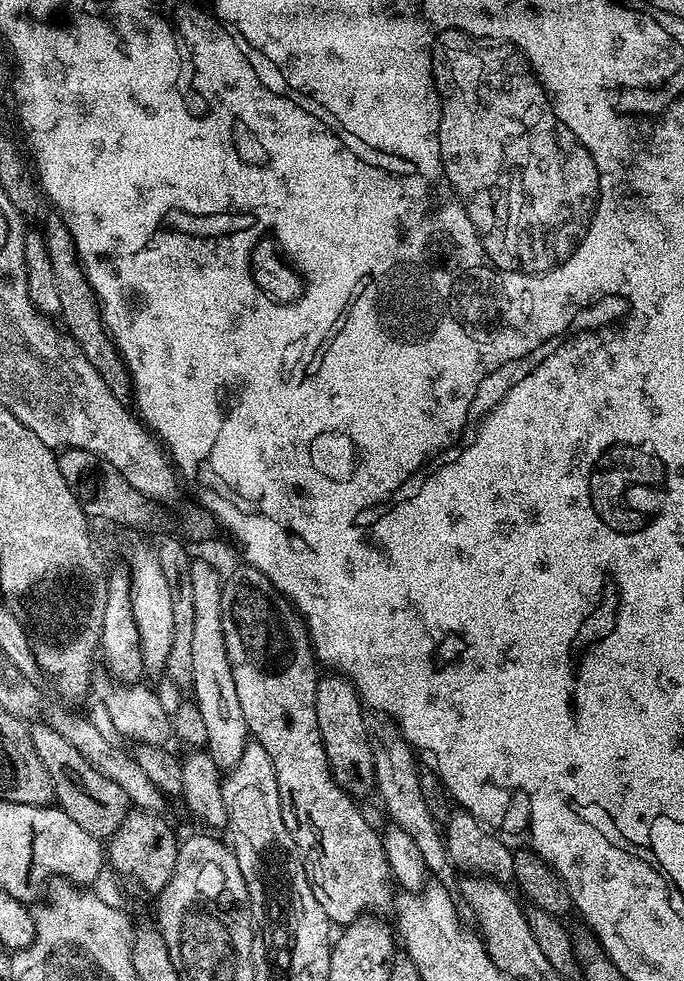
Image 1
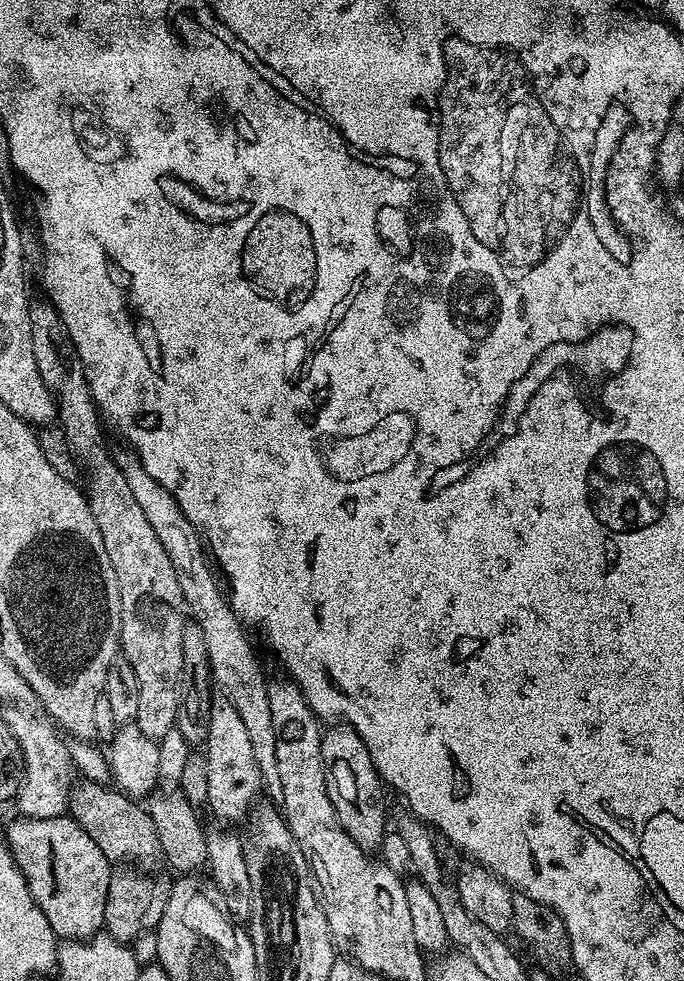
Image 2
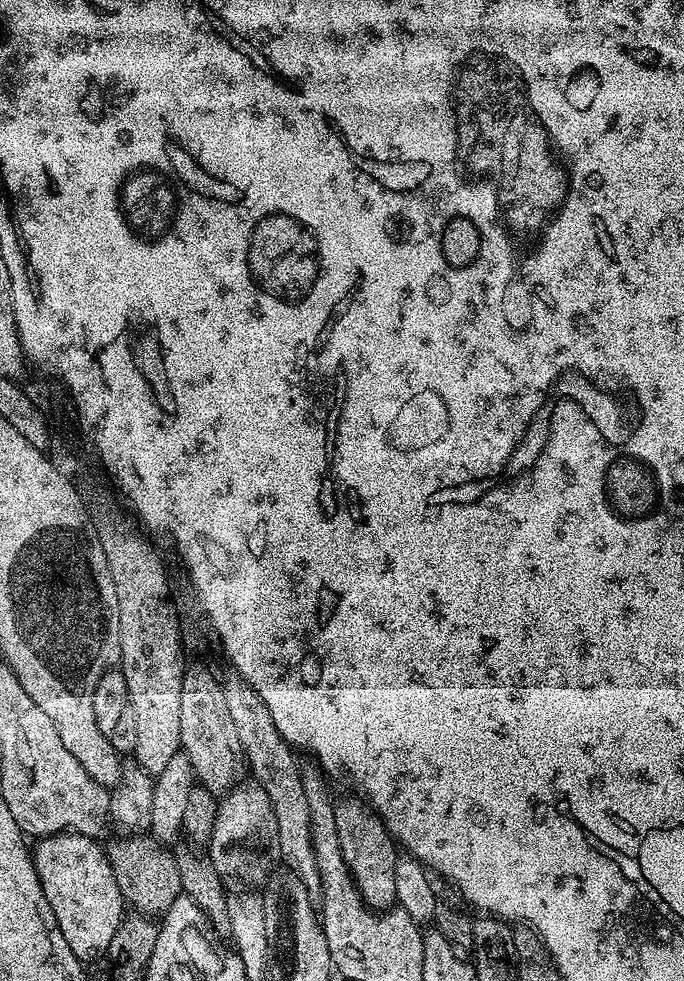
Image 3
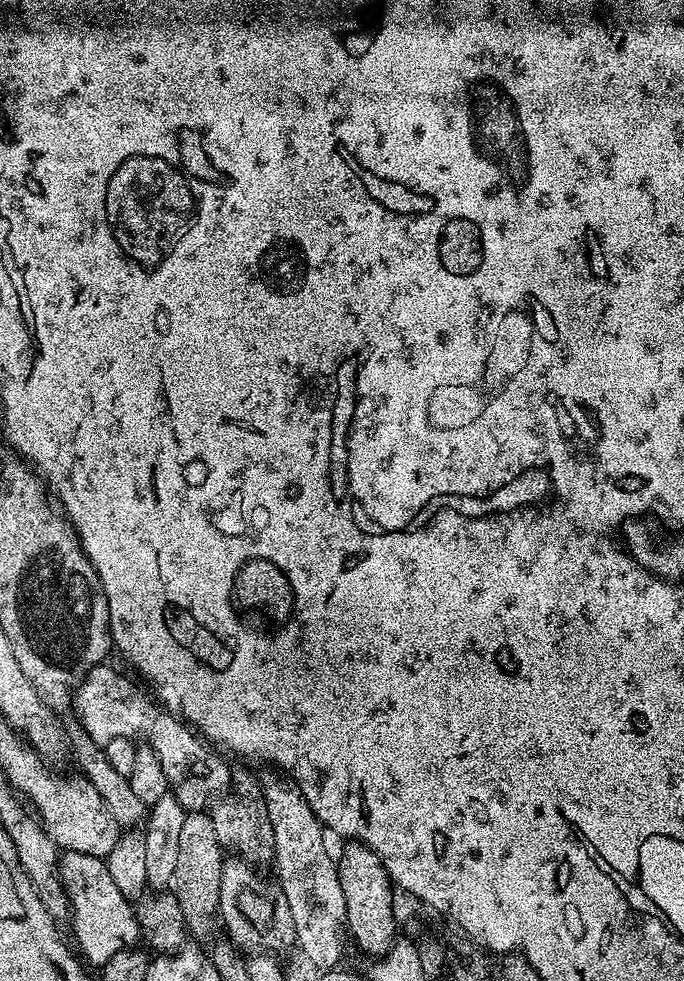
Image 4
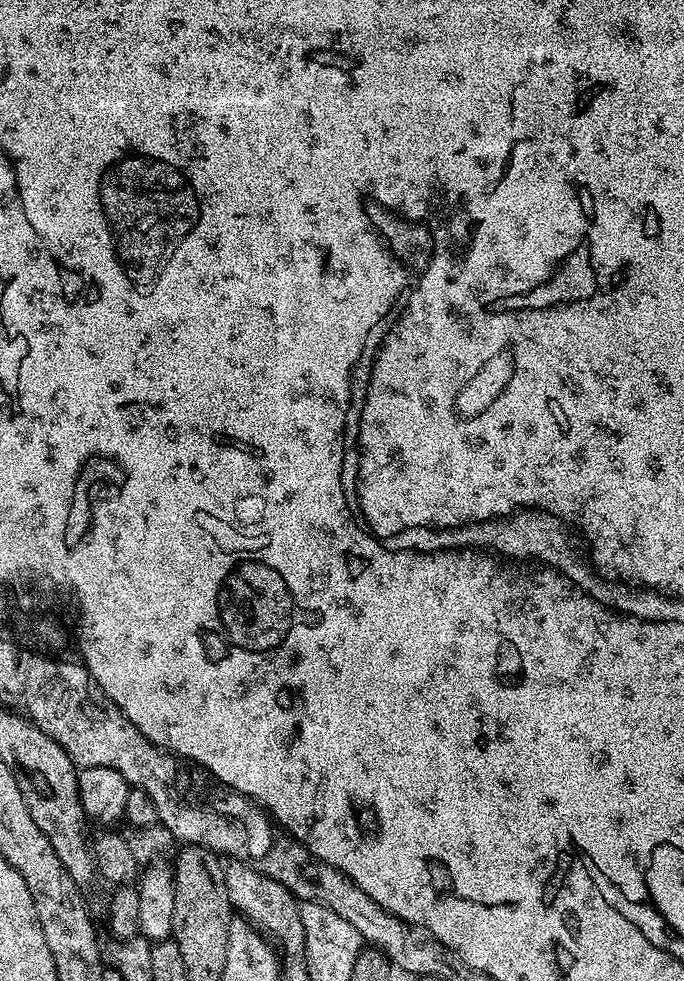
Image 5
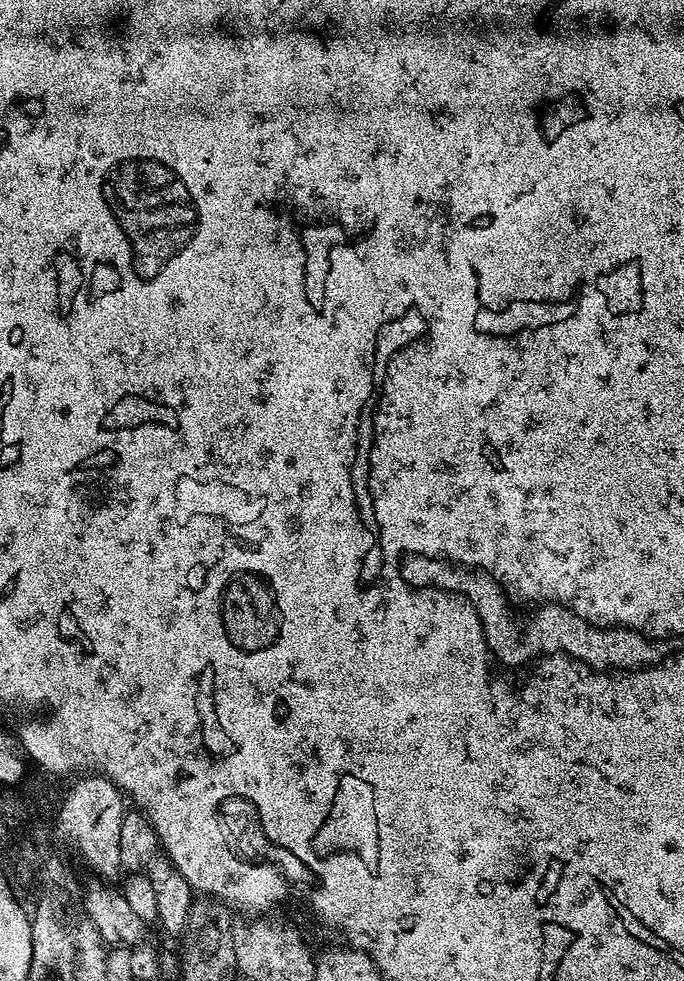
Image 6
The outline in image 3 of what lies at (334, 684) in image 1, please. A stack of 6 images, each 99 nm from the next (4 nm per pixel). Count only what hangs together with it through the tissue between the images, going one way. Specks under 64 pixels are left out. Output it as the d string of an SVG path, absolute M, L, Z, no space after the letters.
M348 800L345 804L335 805L338 846L365 905L371 911L389 911L397 903L395 866L398 848L392 835L384 827L384 821L372 811L371 807L357 800Z

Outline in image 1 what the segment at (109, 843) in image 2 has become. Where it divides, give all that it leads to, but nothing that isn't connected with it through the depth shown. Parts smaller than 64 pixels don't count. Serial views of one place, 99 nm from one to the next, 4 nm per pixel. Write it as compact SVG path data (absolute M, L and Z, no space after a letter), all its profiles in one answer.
M33 723L30 731L34 750L38 758L42 758L42 766L46 766L52 779L54 800L58 807L70 814L70 818L74 818L74 822L78 822L78 826L90 835L97 838L115 836L130 810L126 794L122 794L122 786L110 782L110 778L103 776L90 761L82 758L82 754L78 754L78 750L74 750L74 746L70 746L70 742L66 742L66 738L62 738L62 734L58 734L58 730L49 724Z

